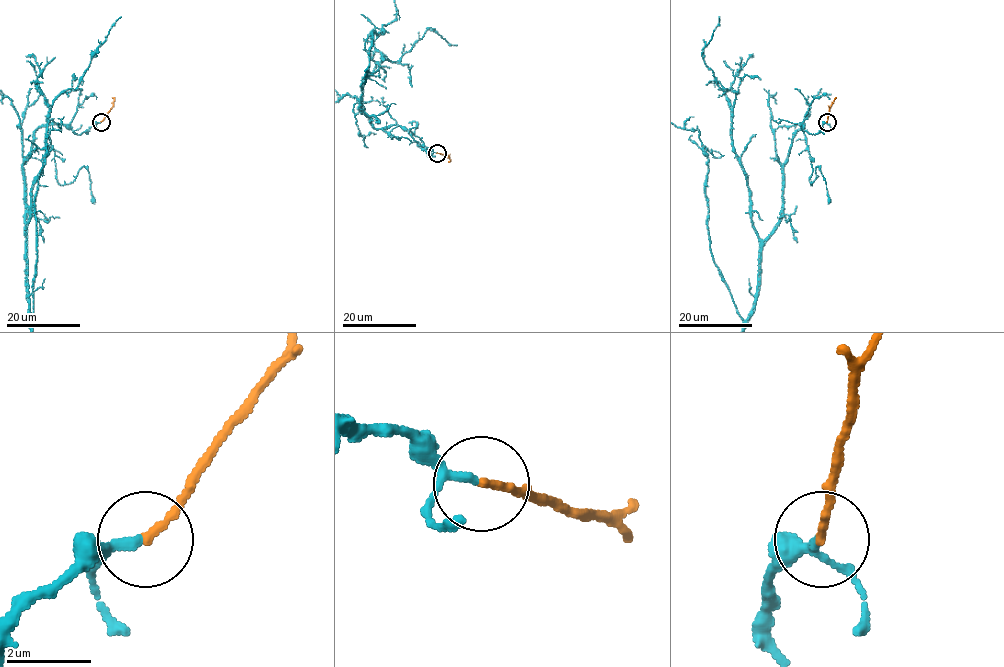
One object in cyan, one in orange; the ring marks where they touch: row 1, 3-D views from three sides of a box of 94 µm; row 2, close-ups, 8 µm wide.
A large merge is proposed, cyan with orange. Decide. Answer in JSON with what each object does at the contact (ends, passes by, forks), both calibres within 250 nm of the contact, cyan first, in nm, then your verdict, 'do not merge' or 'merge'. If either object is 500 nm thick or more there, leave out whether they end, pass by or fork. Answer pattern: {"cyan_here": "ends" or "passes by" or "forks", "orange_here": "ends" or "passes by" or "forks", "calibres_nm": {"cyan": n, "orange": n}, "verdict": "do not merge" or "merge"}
{"cyan_here": "passes by", "orange_here": "ends", "calibres_nm": {"cyan": 170, "orange": 190}, "verdict": "merge"}

